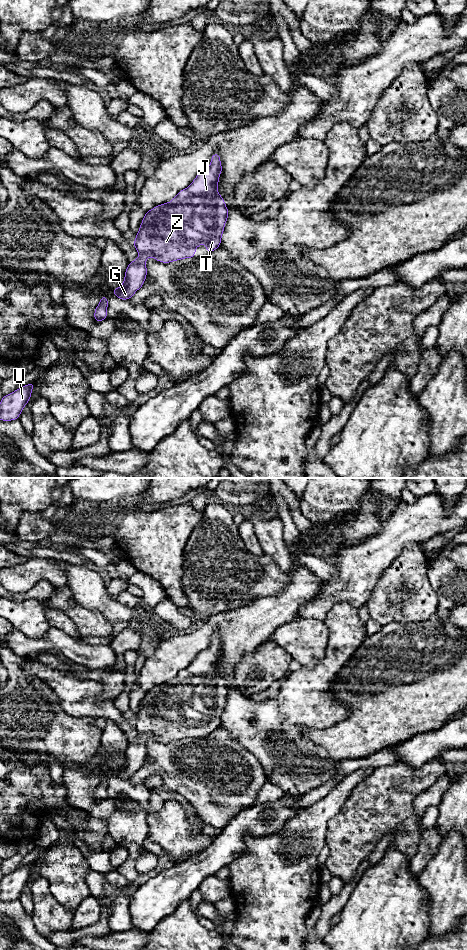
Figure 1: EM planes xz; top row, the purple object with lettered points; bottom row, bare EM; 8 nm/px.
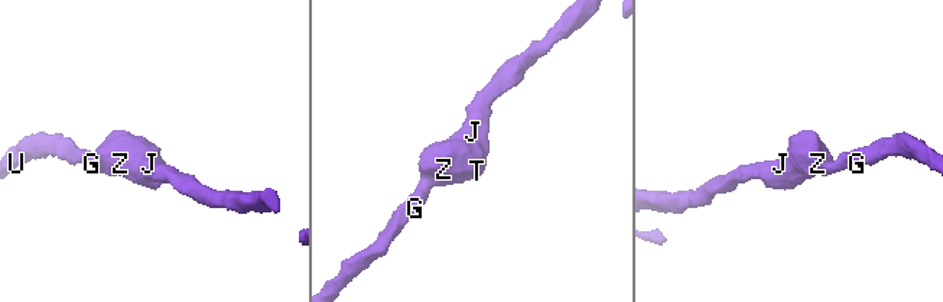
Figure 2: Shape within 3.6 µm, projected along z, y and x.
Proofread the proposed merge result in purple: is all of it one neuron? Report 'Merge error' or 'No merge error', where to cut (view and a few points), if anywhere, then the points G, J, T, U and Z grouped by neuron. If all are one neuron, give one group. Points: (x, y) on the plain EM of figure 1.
No merge error. No split. Groups: G J T U Z

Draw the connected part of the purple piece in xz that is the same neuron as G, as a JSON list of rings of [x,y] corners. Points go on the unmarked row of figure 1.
[[[215,632],[211,637],[210,646],[200,652],[189,667],[179,671],[169,683],[155,686],[145,693],[136,719],[132,723],[139,737],[129,742],[123,765],[112,769],[113,775],[121,780],[129,780],[143,766],[147,757],[148,737],[153,737],[162,743],[170,743],[184,738],[194,738],[196,727],[204,723],[209,733],[220,727],[225,702],[229,697],[225,681],[217,672],[221,653],[220,636]]]

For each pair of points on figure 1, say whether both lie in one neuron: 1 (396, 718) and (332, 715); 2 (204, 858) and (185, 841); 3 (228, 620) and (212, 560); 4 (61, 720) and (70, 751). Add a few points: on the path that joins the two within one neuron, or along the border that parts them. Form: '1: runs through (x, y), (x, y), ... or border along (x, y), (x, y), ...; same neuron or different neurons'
1: border along (334, 696), (347, 707), (349, 714), (327, 728); different neurons
2: border along (213, 838), (208, 846), (195, 854); different neurons
3: border along (249, 605), (217, 613), (208, 618); different neurons
4: runs through (61, 728), (61, 734), (70, 743); same neuron

